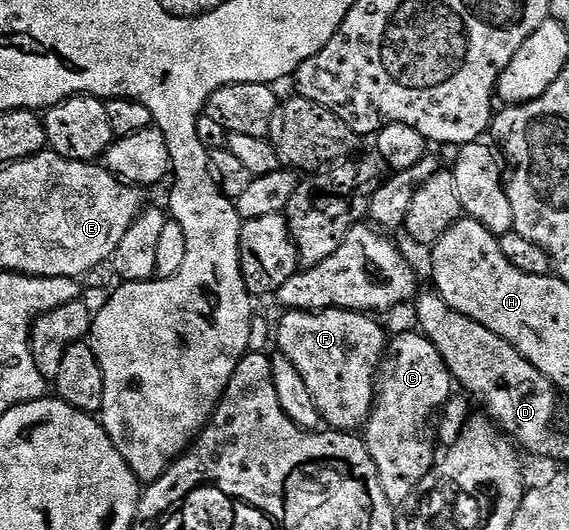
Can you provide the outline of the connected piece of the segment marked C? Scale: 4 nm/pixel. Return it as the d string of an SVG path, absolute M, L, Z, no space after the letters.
M412 330L388 341L375 401L361 430L363 443L377 468L377 480L381 480L381 492L396 508L435 465L437 412L453 397L453 379L445 360L424 334Z

